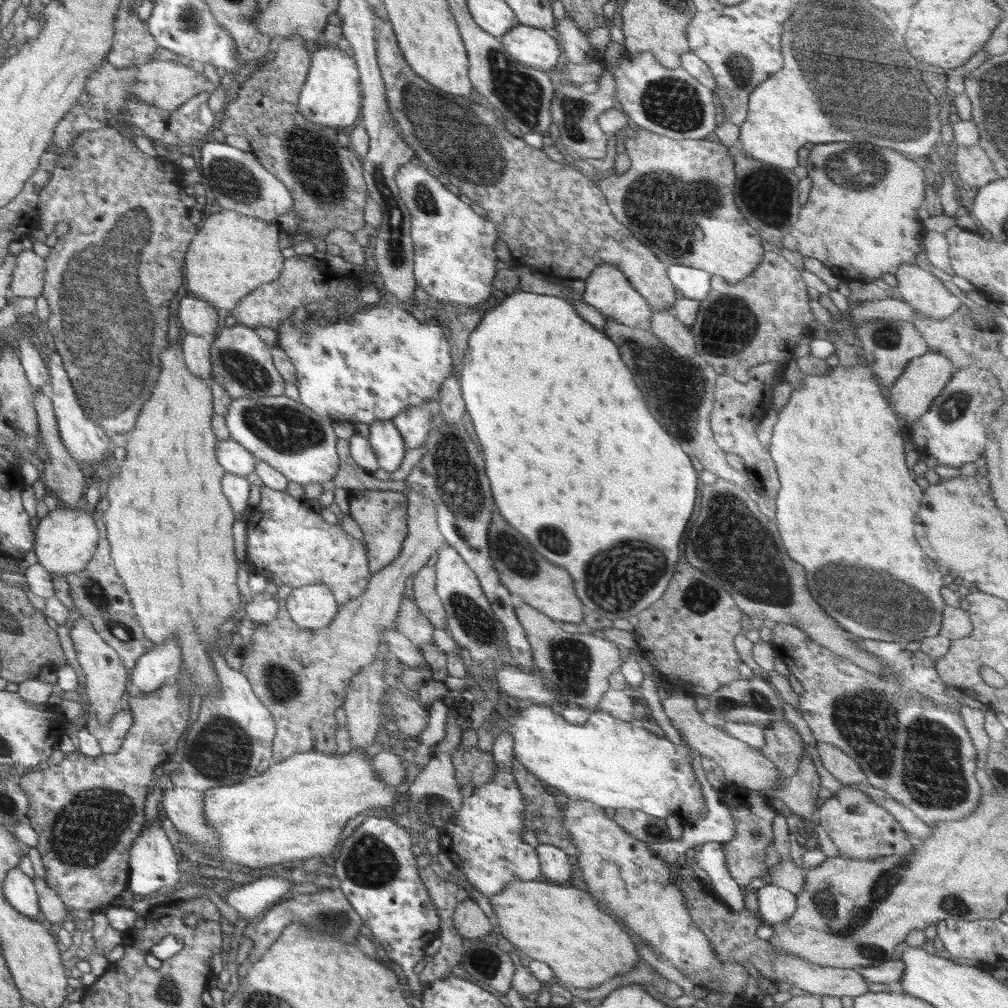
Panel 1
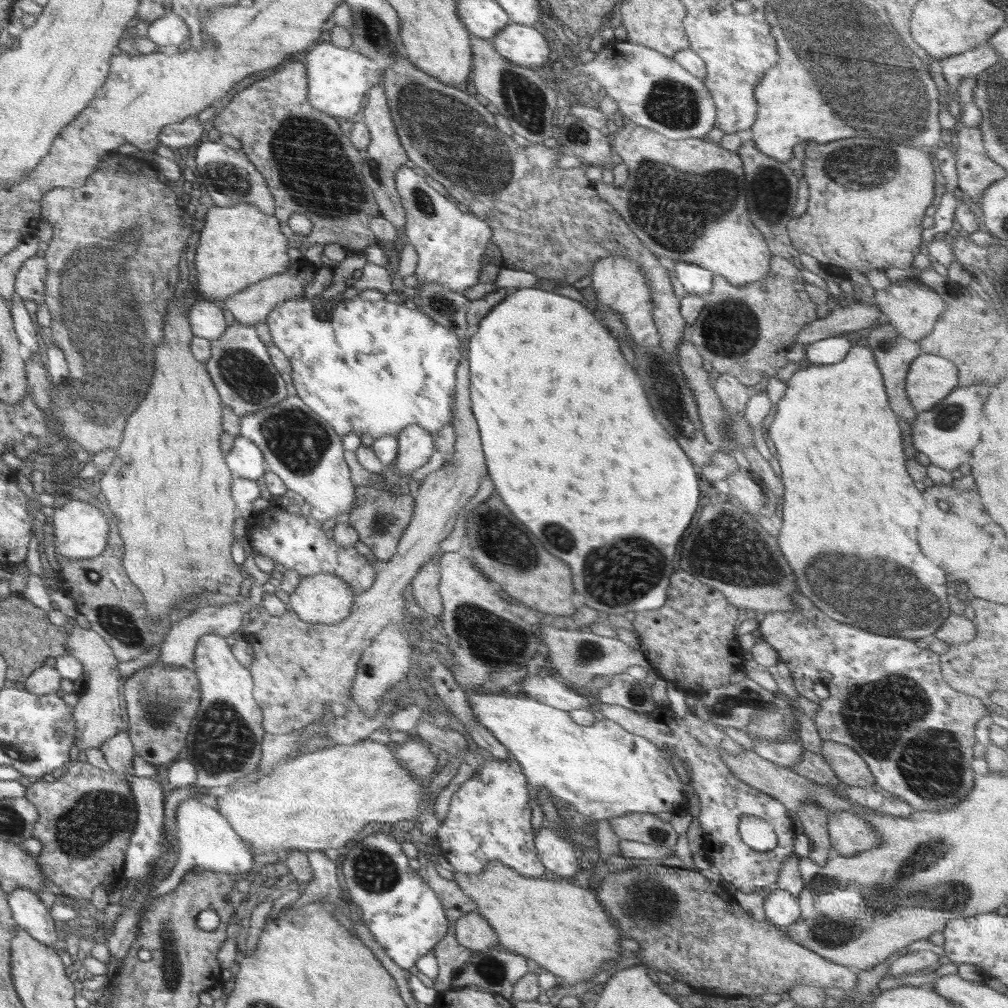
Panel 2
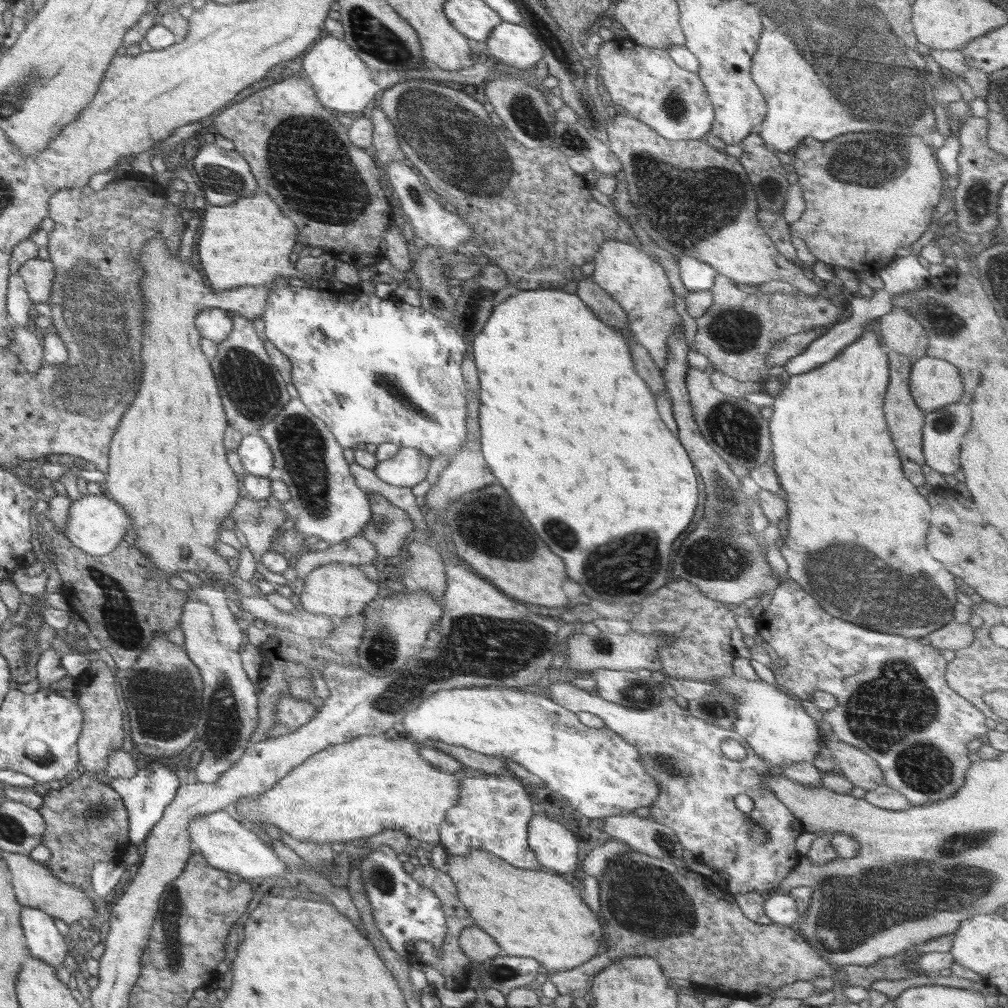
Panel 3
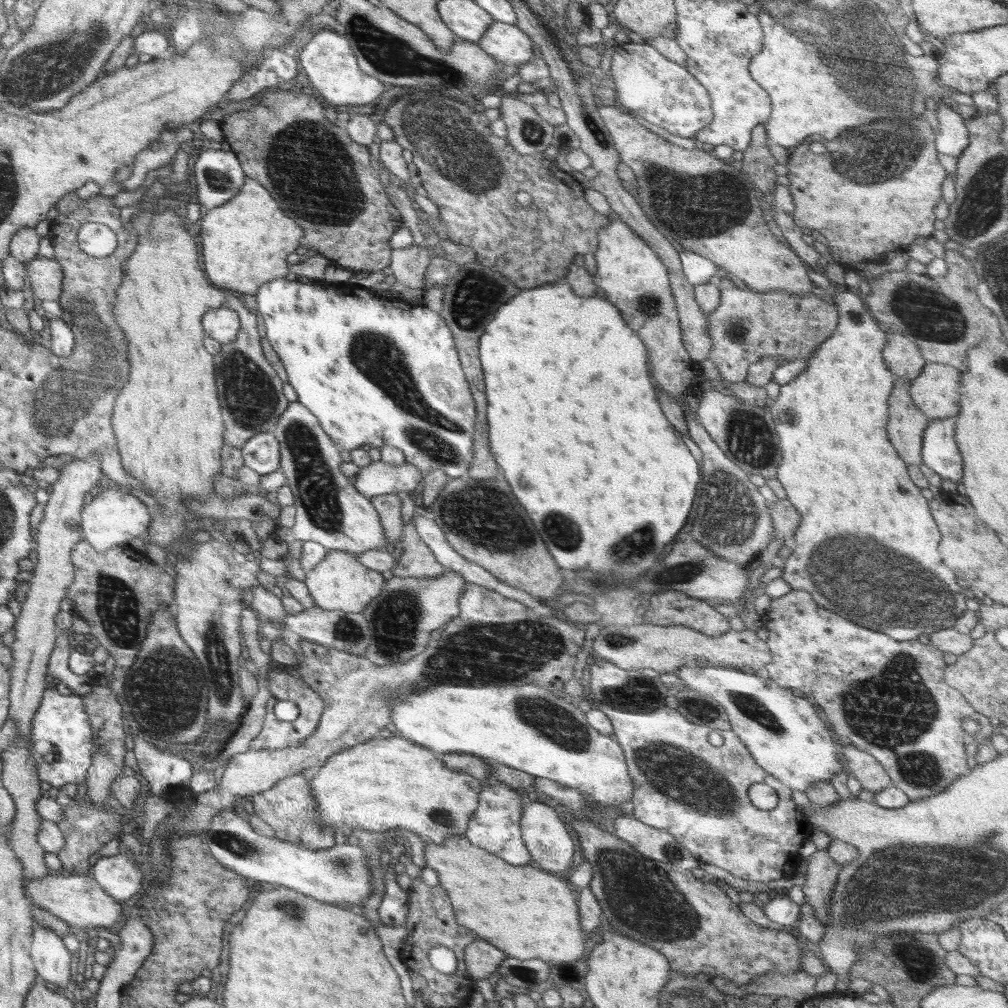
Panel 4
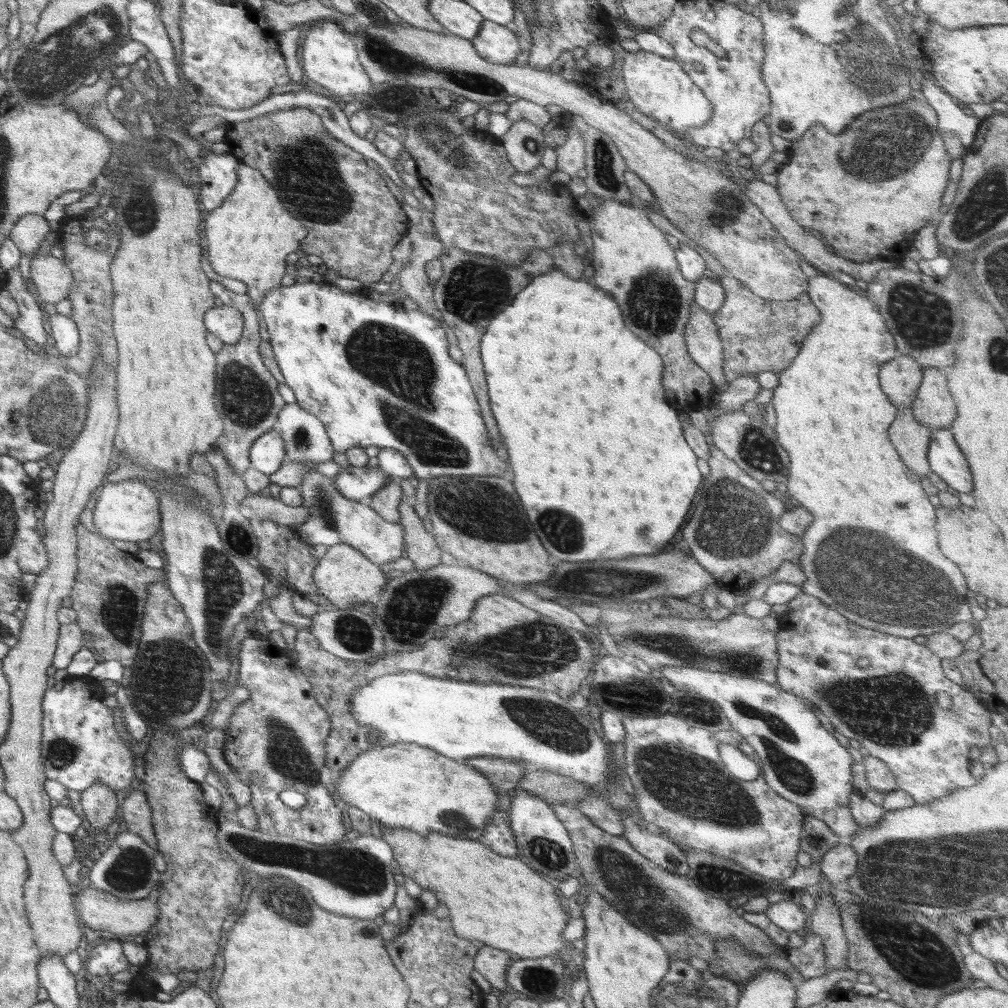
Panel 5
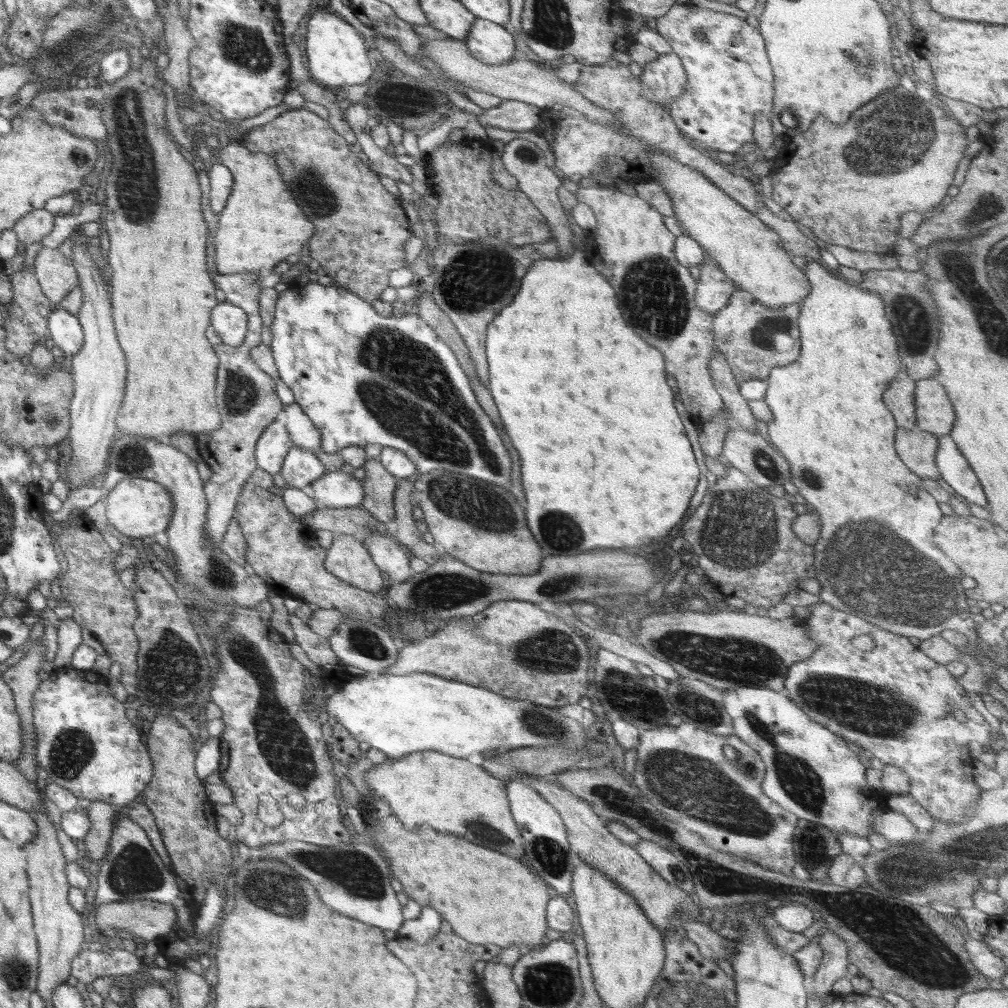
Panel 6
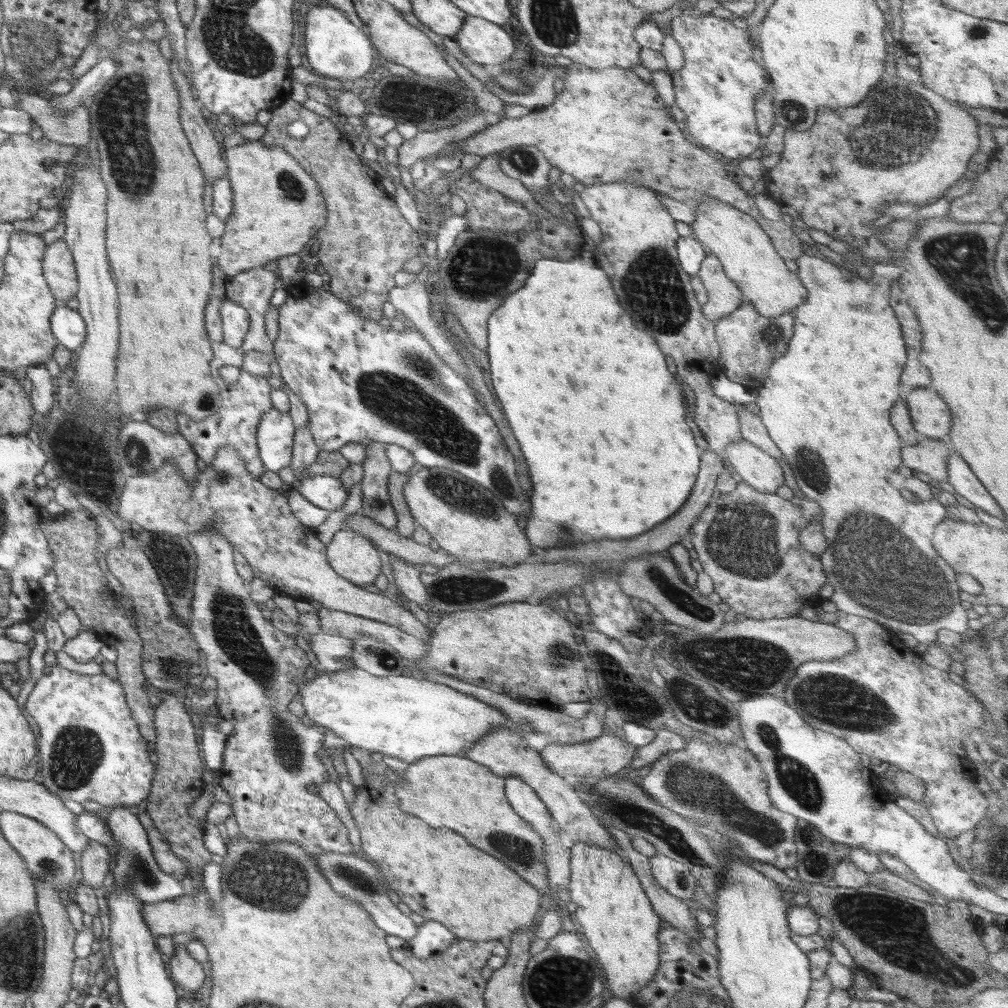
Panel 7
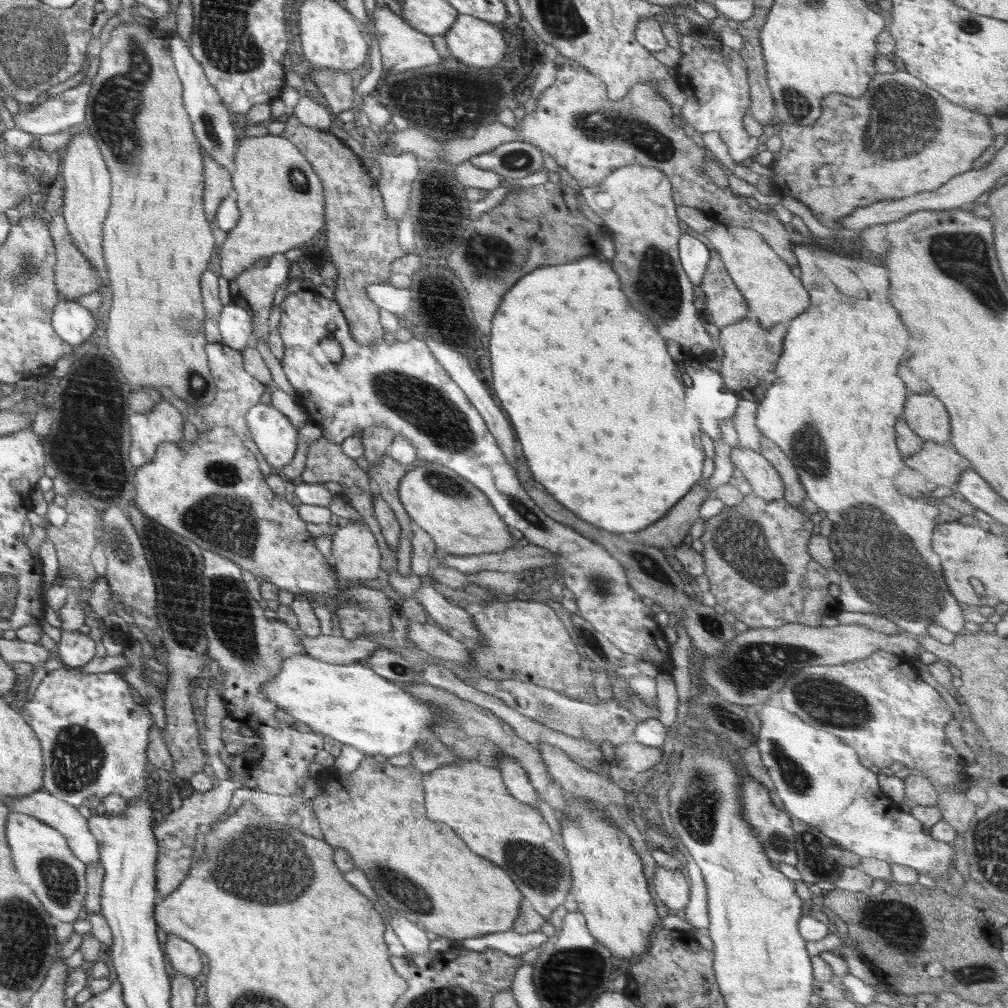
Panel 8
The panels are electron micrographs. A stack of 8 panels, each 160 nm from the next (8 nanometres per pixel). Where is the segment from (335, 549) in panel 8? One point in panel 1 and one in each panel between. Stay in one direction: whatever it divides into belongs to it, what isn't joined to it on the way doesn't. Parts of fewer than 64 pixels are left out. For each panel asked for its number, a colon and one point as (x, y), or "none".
1: (313, 606)
2: (321, 598)
3: (335, 589)
4: (341, 582)
5: (346, 578)
6: (349, 559)
7: (354, 557)

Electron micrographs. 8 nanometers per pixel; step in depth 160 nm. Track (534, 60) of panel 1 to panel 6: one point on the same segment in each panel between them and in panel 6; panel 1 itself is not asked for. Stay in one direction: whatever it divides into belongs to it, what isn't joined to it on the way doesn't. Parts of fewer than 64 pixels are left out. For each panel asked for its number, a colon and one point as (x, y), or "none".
2: (525, 45)
3: (514, 44)
4: (508, 45)
5: (498, 44)
6: (493, 44)

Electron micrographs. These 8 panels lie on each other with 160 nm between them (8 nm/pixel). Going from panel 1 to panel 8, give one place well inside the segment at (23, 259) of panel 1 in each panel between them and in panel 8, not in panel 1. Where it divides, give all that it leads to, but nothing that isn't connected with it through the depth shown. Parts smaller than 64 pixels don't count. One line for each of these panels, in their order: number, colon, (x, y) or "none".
2: (29, 282)
3: (38, 275)
4: (46, 276)
5: (53, 278)
6: (57, 276)
7: (58, 265)
8: (74, 276)

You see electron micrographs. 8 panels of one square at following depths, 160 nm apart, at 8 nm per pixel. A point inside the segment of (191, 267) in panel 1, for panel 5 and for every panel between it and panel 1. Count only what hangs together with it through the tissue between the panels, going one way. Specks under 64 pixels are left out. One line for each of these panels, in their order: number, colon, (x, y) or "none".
2: (240, 245)
3: (248, 243)
4: (246, 243)
5: (249, 238)

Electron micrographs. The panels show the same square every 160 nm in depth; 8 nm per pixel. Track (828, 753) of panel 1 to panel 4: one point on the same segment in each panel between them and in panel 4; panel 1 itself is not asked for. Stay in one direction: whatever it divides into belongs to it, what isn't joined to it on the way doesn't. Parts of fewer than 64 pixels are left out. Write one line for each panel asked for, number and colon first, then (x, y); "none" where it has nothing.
2: (848, 767)
3: (856, 766)
4: (869, 772)

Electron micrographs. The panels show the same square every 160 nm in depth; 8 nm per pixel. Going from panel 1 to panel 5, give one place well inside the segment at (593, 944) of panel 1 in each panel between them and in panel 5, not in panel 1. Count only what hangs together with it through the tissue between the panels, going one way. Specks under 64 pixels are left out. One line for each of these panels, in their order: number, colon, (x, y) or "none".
2: (561, 926)
3: (539, 914)
4: (527, 912)
5: (502, 902)

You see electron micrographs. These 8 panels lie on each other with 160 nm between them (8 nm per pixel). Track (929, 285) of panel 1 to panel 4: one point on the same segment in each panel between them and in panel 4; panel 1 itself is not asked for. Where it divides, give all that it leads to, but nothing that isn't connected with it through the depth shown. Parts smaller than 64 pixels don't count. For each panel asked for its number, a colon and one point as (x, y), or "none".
2: (911, 307)
3: (901, 333)
4: (901, 356)

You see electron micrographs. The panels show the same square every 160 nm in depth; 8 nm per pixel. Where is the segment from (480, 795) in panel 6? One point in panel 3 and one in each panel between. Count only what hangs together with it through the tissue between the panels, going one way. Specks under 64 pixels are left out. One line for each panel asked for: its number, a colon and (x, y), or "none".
3: (351, 791)
4: (390, 783)
5: (408, 786)

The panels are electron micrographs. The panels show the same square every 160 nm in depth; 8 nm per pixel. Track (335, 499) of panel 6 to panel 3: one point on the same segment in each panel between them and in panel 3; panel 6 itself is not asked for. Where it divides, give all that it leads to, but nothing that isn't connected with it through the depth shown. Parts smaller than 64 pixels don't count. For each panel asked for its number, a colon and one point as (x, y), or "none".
3: (409, 467)
4: (379, 477)
5: (356, 483)

